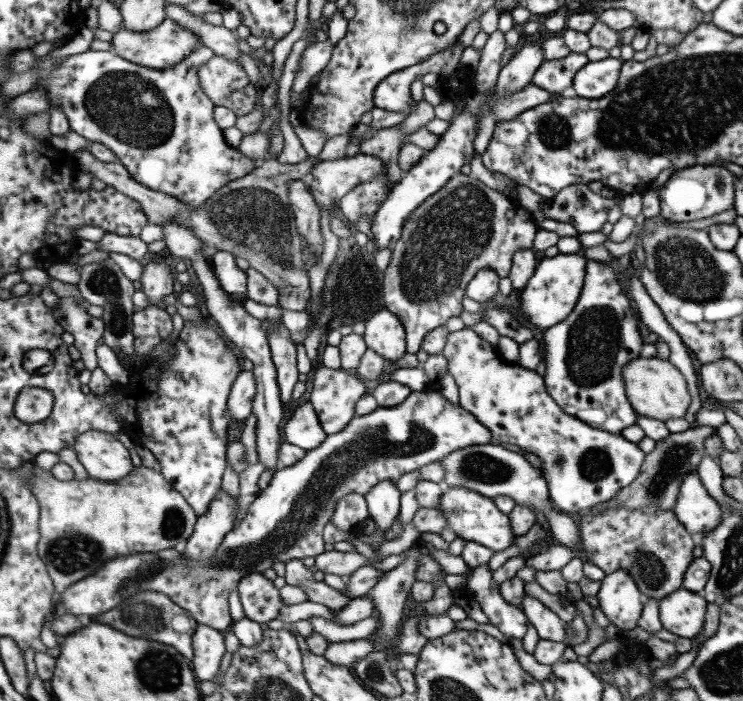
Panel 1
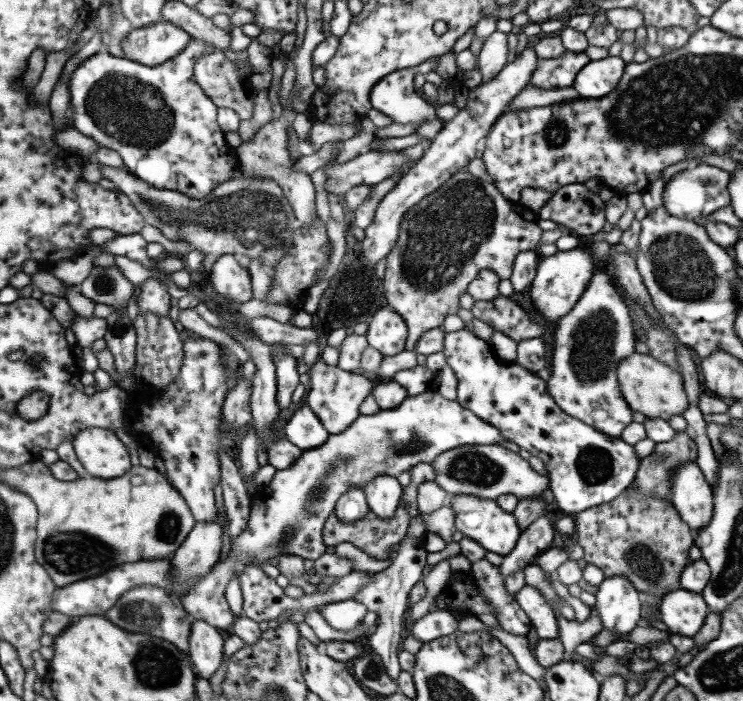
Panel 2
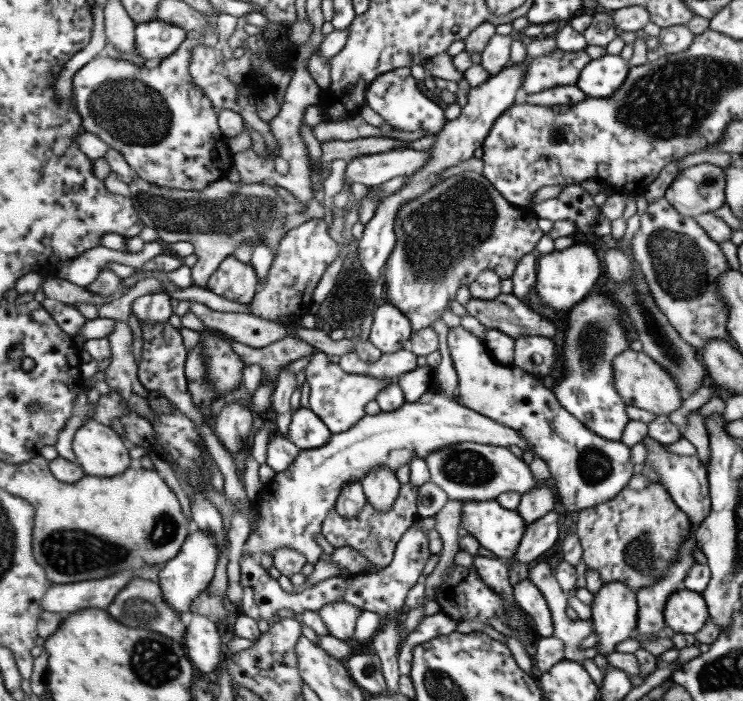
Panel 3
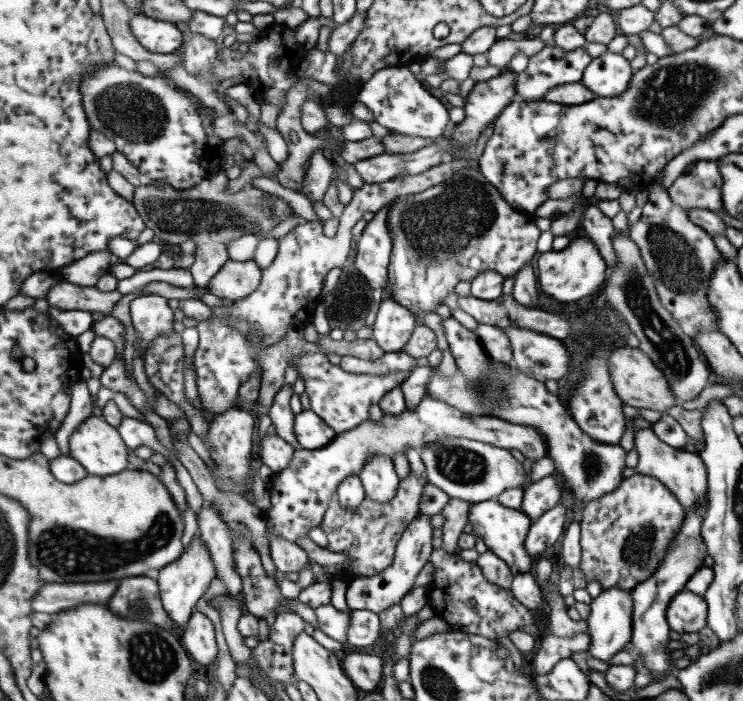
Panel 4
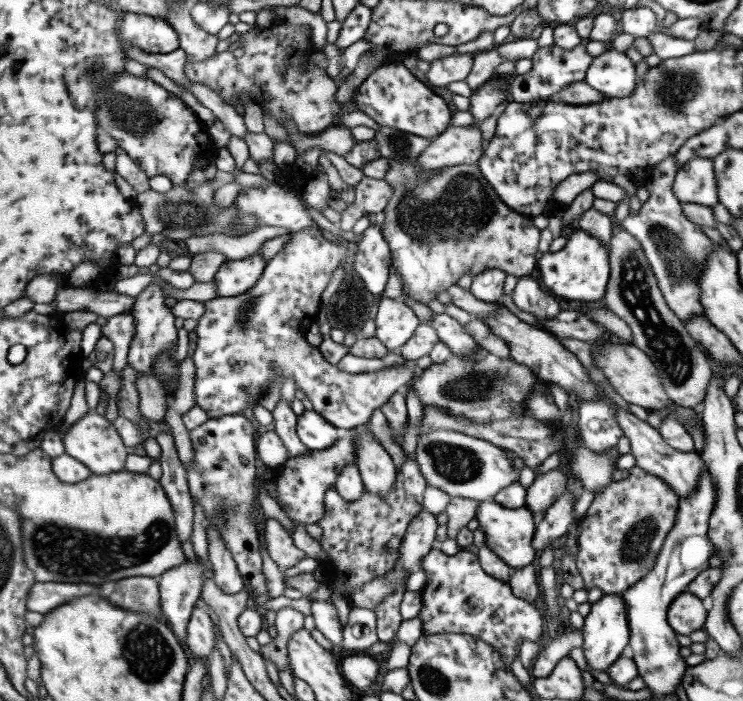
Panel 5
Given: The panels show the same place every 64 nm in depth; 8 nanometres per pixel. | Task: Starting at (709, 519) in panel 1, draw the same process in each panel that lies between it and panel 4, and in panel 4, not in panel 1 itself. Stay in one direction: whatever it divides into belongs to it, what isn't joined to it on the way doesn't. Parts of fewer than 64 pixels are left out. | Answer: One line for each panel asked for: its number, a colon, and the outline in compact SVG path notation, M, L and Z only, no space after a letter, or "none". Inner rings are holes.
2: M695 460L675 468L671 478L671 506L693 534L711 522L713 490Z
3: M645 436L641 442L647 444L647 460L643 462L643 466L649 466L651 470L655 470L659 474L661 486L669 492L671 502L685 514L687 522L697 528L709 512L707 468L703 466L703 462L697 456L679 456L679 454L675 456L673 452L665 450L665 446L659 444L657 440L653 440L651 436Z
4: M651 428L647 430L637 430L635 432L635 450L639 454L639 462L635 470L643 476L653 476L657 478L677 500L677 504L683 510L693 510L701 504L701 498L707 498L707 470L699 454L683 452L677 450L665 442L661 442Z

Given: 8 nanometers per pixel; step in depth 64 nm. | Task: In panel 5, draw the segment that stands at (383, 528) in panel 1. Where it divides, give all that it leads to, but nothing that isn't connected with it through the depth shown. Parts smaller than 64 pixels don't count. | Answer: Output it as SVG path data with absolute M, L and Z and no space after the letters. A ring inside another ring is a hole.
M359 426L357 436L357 460L355 460L365 492L371 496L387 496L393 490L397 468L391 456L383 450L379 442L371 438L367 428Z

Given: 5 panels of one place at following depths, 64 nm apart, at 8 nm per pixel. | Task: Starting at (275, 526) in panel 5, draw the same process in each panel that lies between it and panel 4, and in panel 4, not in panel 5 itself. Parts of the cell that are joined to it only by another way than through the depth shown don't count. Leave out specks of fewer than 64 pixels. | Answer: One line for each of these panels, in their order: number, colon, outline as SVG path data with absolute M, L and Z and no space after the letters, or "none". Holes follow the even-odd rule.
4: M279 536L271 538L271 552L275 558L275 566L281 574L299 574L303 568L309 566L307 552Z

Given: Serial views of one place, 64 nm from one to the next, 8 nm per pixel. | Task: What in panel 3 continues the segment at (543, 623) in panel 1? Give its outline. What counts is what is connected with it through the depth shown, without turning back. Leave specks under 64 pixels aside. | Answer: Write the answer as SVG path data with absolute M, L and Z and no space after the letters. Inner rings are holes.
M527 578L513 586L515 604L527 614L531 622L531 630L539 634L539 638L551 638L553 636L553 620L551 610L545 602L545 596L531 584Z

